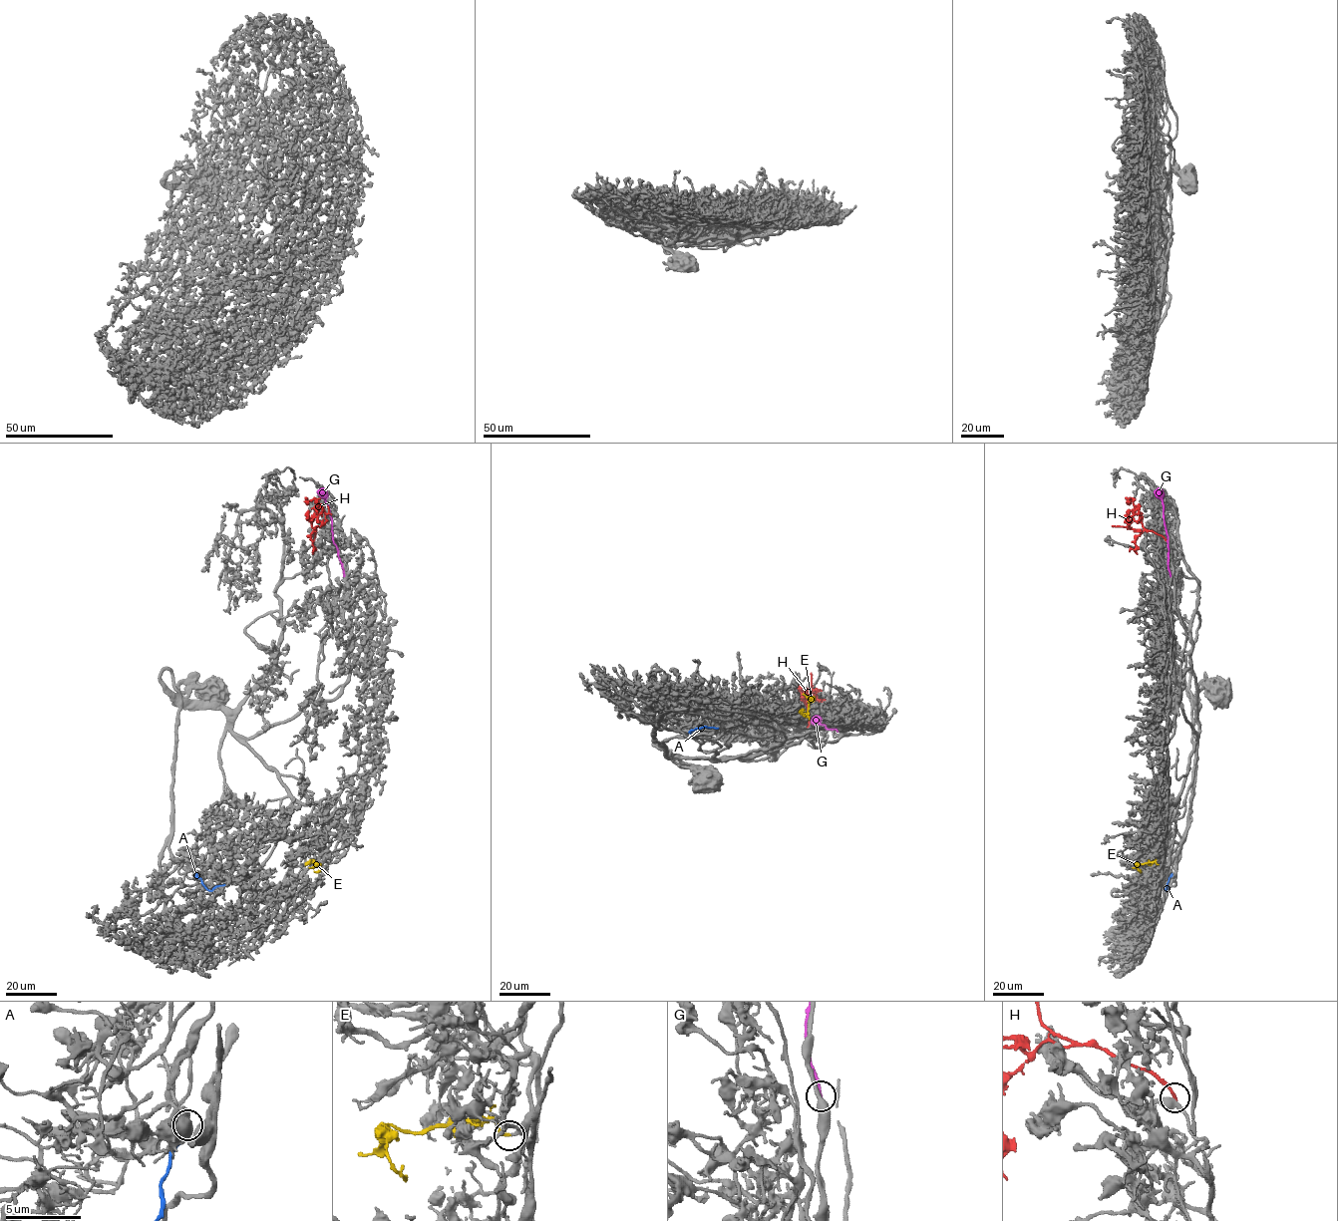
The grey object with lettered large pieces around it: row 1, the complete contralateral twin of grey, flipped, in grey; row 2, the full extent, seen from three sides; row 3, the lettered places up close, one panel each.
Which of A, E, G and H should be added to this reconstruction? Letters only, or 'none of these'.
E

